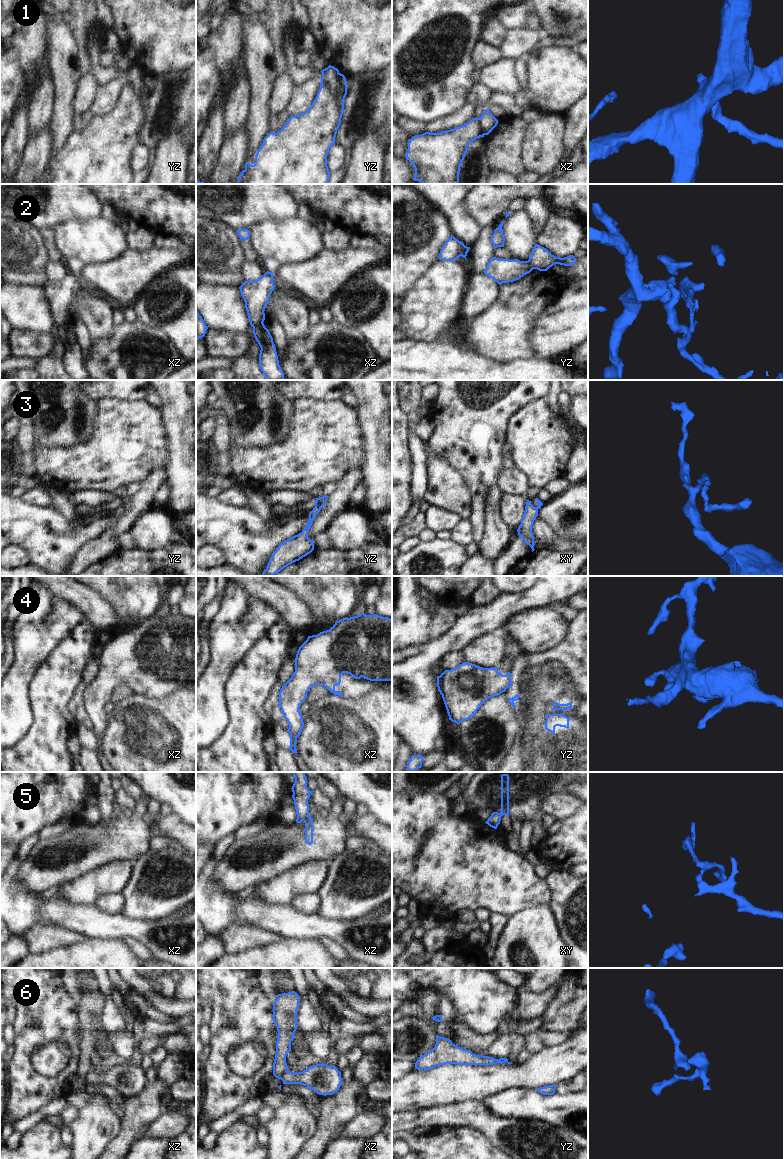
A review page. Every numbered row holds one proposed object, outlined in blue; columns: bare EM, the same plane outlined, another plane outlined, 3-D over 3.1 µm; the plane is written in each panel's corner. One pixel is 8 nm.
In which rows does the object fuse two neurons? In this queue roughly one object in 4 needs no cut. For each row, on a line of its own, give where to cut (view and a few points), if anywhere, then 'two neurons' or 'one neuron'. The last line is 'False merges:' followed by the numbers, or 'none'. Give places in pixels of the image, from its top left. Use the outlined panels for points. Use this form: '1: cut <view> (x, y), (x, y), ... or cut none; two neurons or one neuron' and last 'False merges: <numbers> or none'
1: cut yz (339, 73), (339, 88), (335, 92), (327, 83), (321, 81); two neurons
2: cut xz (262, 322), (253, 327); two neurons
3: cut yz (322, 505), (314, 508); two neurons
4: cut yz (506, 674), (508, 679), (507, 686); two neurons
5: cut xz (308, 816), (303, 820); two neurons
6: cut xz (287, 1069), (281, 1079); two neurons
False merges: 1, 2, 3, 4, 5, 6

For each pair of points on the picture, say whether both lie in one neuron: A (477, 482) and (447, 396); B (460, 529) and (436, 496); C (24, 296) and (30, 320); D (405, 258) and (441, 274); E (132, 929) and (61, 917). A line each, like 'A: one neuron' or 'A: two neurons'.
A: one neuron
B: two neurons
C: one neuron
D: two neurons
E: one neuron

